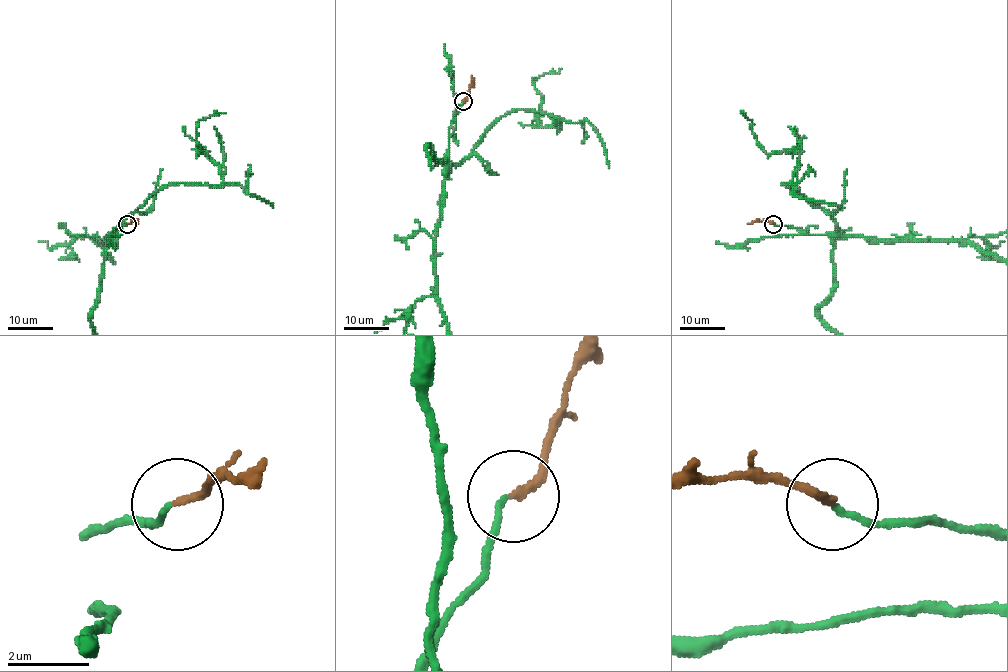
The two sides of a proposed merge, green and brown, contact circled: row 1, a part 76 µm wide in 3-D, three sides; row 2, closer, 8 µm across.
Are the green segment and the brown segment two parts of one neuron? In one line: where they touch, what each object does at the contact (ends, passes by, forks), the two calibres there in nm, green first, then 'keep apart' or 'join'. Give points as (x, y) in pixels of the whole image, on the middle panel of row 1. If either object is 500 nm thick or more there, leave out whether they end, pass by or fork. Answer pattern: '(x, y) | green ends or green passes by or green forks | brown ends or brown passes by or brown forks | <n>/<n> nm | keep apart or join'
(463, 101) | green ends | brown ends | 130/190 nm | join

